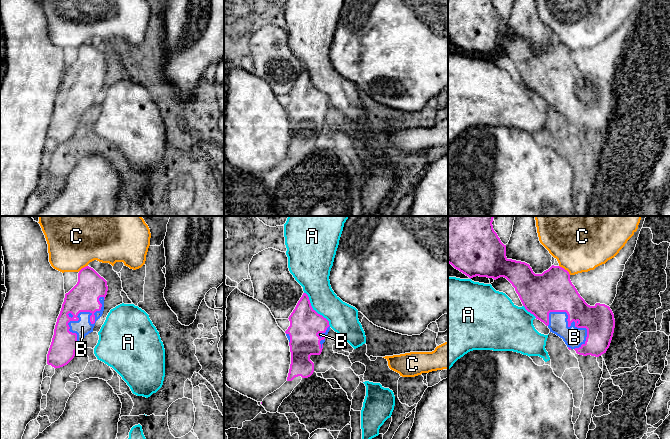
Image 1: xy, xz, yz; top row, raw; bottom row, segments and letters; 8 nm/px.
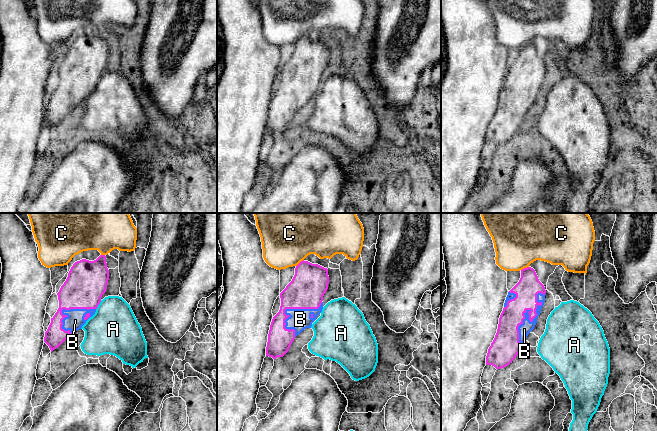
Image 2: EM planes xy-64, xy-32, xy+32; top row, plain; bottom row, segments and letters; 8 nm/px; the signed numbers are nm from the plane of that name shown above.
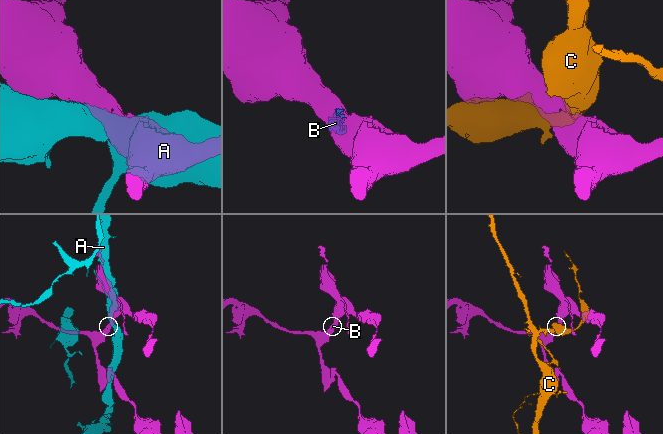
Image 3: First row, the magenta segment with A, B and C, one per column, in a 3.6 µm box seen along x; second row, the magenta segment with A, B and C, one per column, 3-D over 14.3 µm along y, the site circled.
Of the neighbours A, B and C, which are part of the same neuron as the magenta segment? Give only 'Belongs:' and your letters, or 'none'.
Belongs: B

